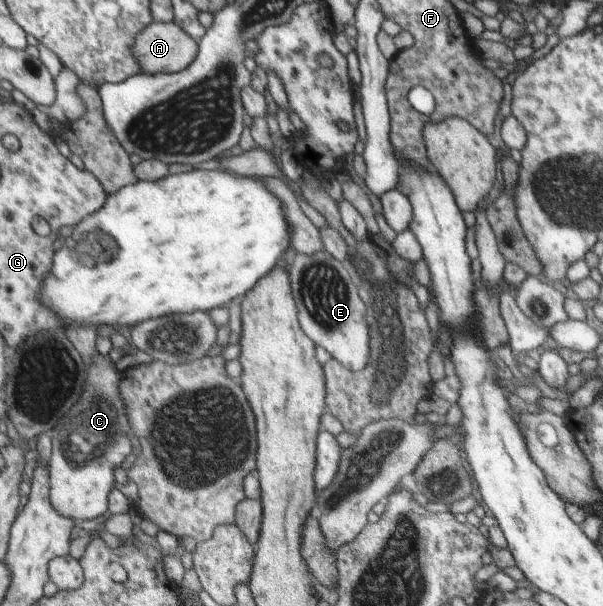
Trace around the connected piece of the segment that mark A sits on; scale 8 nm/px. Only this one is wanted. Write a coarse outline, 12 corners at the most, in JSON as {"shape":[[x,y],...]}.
{"shape":[[176,23],[146,26],[131,46],[138,74],[186,68],[198,42]]}

